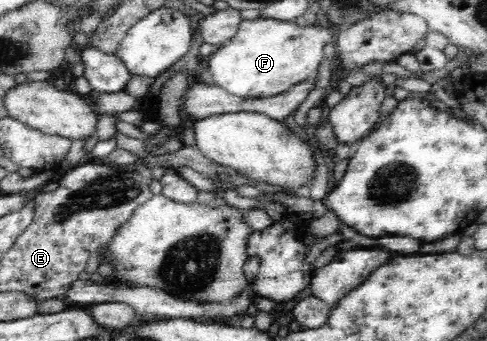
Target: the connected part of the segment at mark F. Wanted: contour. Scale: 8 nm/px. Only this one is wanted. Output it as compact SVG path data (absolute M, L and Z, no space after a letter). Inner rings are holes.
M260 17L255 20L242 19L239 22L235 36L222 44L214 53L204 61L205 66L211 71L214 84L224 88L228 93L241 98L265 98L287 92L295 84L307 80L312 75L317 75L319 64L323 56L323 48L329 42L334 42L336 30L325 26L306 25L298 26L294 22L266 19Z

